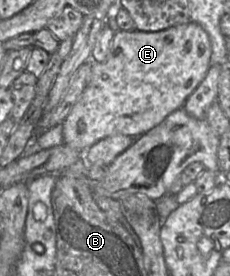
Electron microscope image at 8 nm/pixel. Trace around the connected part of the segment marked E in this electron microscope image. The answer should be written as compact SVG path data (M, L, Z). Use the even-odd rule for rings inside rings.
M193 21L157 32L115 32L106 61L92 64L88 83L63 122L64 143L85 152L101 139L112 135L140 137L163 122L173 111L183 107L186 99L205 78L211 66L211 55L208 33Z

